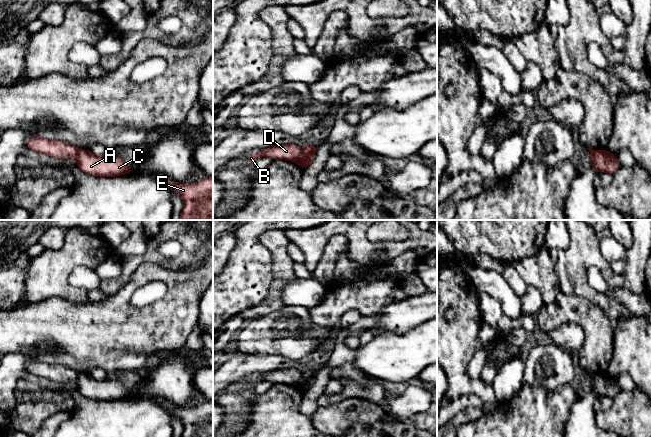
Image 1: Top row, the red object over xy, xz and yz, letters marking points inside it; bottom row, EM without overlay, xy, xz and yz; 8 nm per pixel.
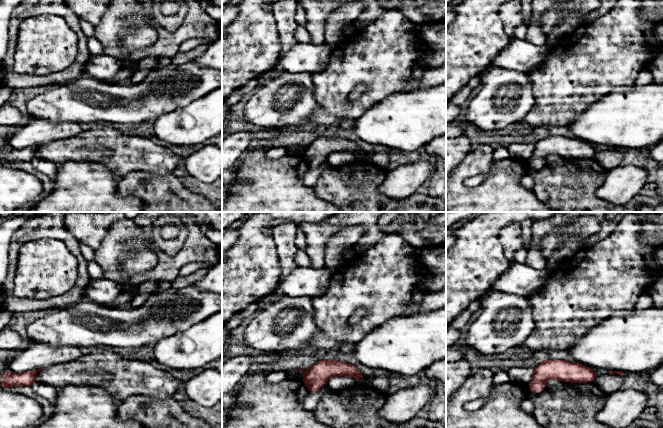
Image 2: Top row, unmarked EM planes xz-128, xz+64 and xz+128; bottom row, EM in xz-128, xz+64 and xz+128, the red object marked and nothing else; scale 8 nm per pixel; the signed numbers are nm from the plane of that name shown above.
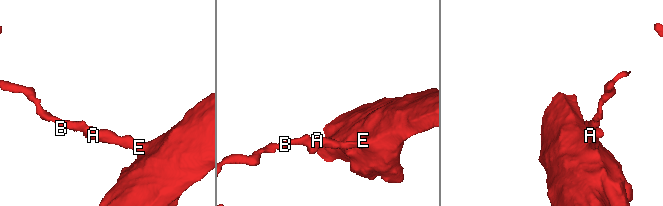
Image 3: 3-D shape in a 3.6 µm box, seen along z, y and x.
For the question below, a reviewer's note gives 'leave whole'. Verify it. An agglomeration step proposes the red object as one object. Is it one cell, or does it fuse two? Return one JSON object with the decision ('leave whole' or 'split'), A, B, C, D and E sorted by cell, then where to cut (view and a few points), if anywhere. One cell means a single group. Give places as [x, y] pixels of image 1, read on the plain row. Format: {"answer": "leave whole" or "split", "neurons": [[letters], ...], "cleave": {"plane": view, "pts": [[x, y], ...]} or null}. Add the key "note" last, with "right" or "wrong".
{"answer": "split", "neurons": [["A", "C", "E"], ["B", "D"]], "cleave": {"plane": "xz", "pts": [[302, 373], [302, 376], [294, 385]]}, "note": "wrong"}

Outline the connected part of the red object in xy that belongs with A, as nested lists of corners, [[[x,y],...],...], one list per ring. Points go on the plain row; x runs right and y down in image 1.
[[[79,373],[76,383],[78,394],[92,400],[111,401],[134,396],[121,382],[109,379],[98,381],[90,374]]]

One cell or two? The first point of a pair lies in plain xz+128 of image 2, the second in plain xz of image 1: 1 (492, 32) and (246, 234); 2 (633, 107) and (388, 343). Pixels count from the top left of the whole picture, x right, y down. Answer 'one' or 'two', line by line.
1: one
2: one

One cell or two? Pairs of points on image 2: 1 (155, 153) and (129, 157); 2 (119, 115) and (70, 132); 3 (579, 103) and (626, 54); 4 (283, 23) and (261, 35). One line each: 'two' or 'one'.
1: one
2: two
3: one
4: two

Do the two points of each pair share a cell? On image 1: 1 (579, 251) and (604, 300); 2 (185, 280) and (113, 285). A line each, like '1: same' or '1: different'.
1: same
2: different

